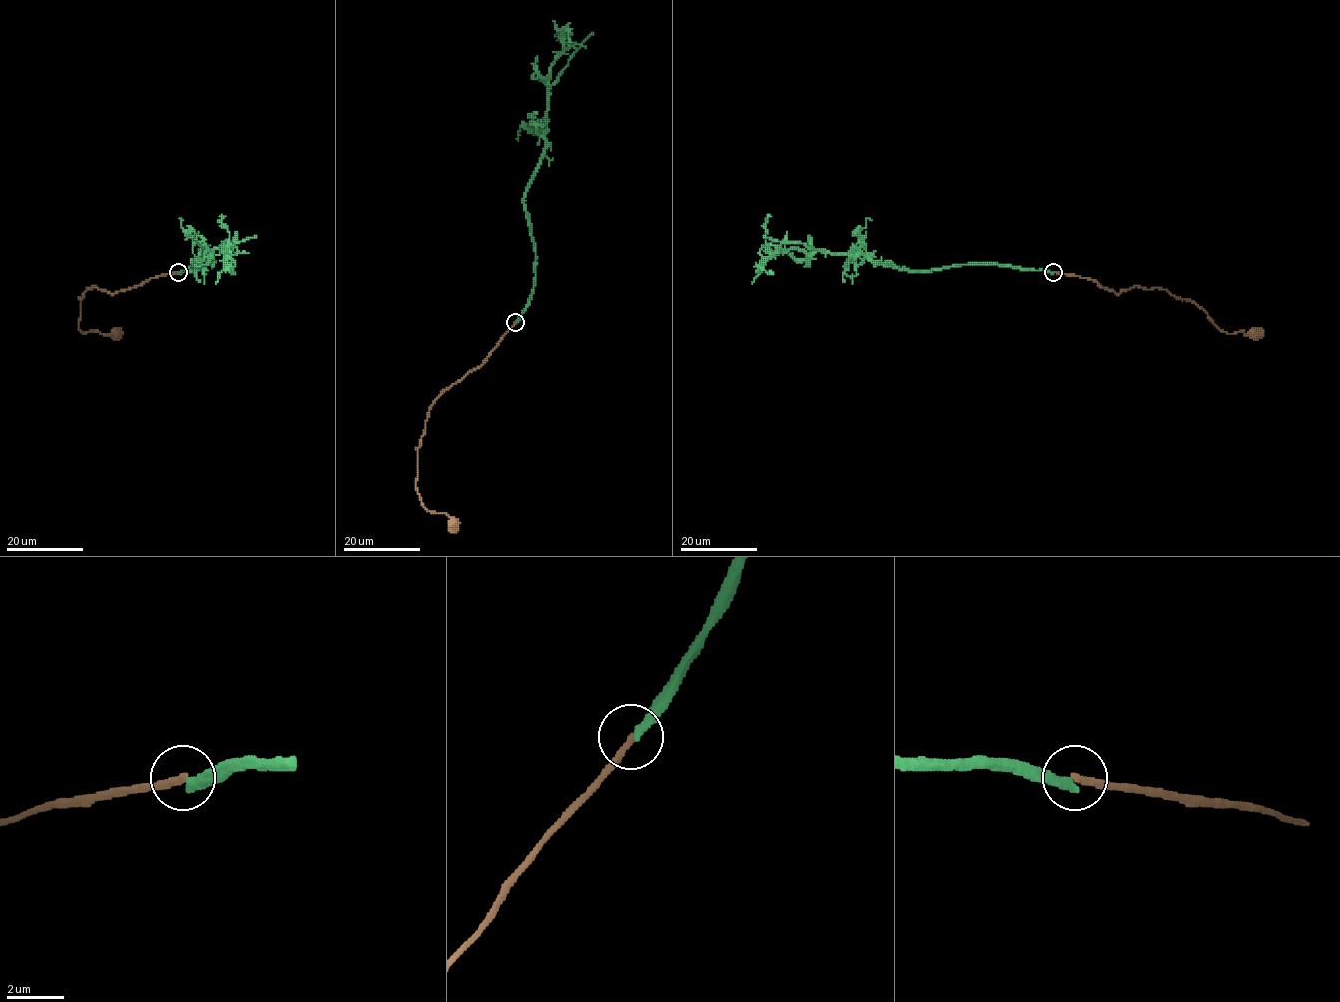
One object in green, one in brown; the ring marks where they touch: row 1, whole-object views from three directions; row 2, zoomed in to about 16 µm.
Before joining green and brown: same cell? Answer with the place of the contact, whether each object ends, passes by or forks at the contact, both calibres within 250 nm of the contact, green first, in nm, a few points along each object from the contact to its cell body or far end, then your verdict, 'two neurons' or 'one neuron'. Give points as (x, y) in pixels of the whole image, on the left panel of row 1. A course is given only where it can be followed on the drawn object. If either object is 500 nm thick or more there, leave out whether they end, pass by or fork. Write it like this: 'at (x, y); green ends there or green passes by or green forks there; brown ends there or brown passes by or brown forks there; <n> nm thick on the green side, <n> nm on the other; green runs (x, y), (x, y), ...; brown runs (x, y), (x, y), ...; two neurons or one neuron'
at (178, 272); green ends there; brown ends there; 320 nm thick on the green side, 240 nm on the other; green runs (178, 271), (202, 267), (214, 249), (226, 254), (229, 233), (220, 215); brown runs (178, 271), (113, 294), (95, 286), (87, 289), (80, 299), (79, 329), (83, 333), (116, 334); two neurons

